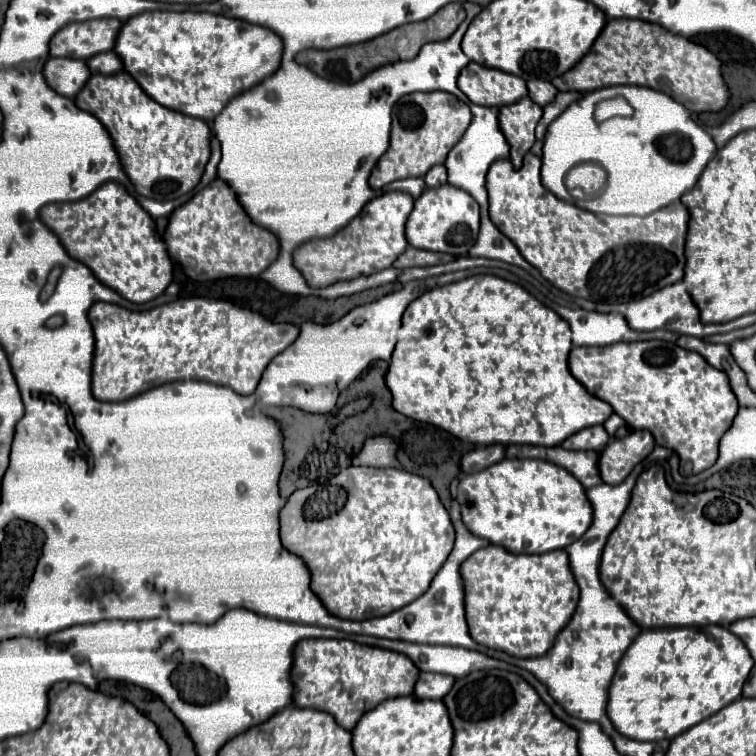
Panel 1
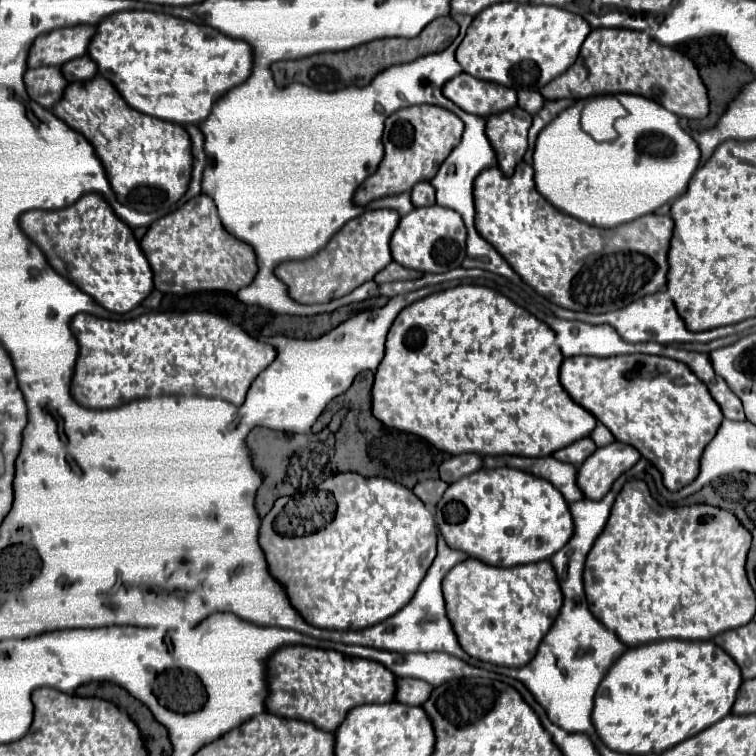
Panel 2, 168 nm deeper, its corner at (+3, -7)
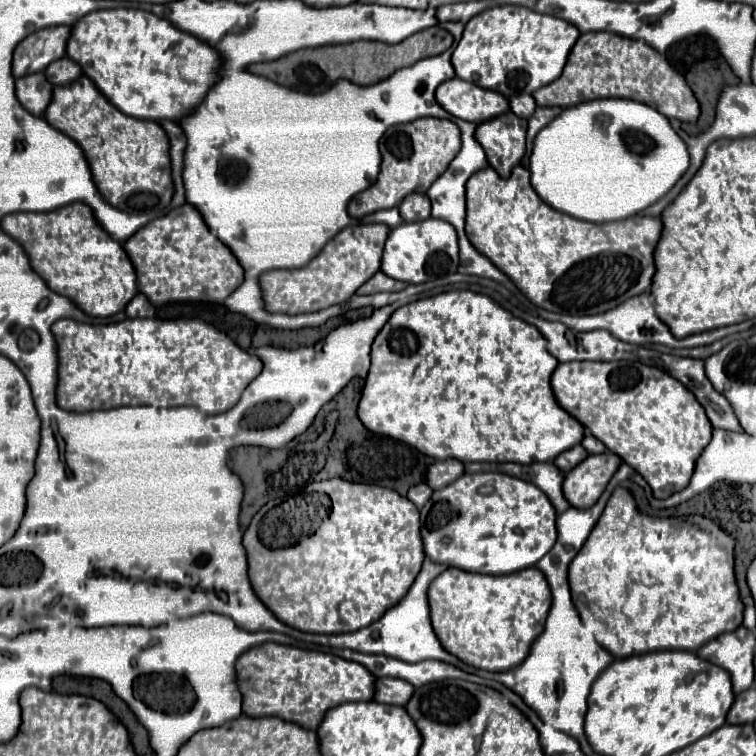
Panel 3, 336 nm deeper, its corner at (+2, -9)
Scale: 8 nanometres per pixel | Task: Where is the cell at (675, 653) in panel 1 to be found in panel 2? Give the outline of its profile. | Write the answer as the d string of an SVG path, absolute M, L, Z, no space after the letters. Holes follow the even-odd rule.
M655 641L627 649L611 665L595 693L591 721L597 735L609 749L629 755L647 755L651 751L659 755L729 715L739 685L741 671L737 669L737 665L733 665L733 659L723 649L717 649L713 641Z

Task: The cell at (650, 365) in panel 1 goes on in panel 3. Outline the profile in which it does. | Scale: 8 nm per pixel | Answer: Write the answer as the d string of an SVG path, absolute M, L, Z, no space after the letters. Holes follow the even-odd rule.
M640 361L560 363L552 375L552 389L558 405L590 429L592 435L598 437L612 453L620 455L622 461L634 467L650 483L654 497L658 499L668 499L690 483L696 459L712 439L712 423L706 419L706 411L694 393L654 365Z

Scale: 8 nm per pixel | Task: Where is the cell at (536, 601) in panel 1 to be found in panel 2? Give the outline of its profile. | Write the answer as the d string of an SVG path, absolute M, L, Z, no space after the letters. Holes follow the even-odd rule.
M465 559L445 575L441 587L445 597L445 611L461 649L479 661L487 661L501 667L527 665L533 659L533 653L537 653L541 639L553 625L563 605L563 595L549 561L521 565L513 569L493 569L477 559Z

